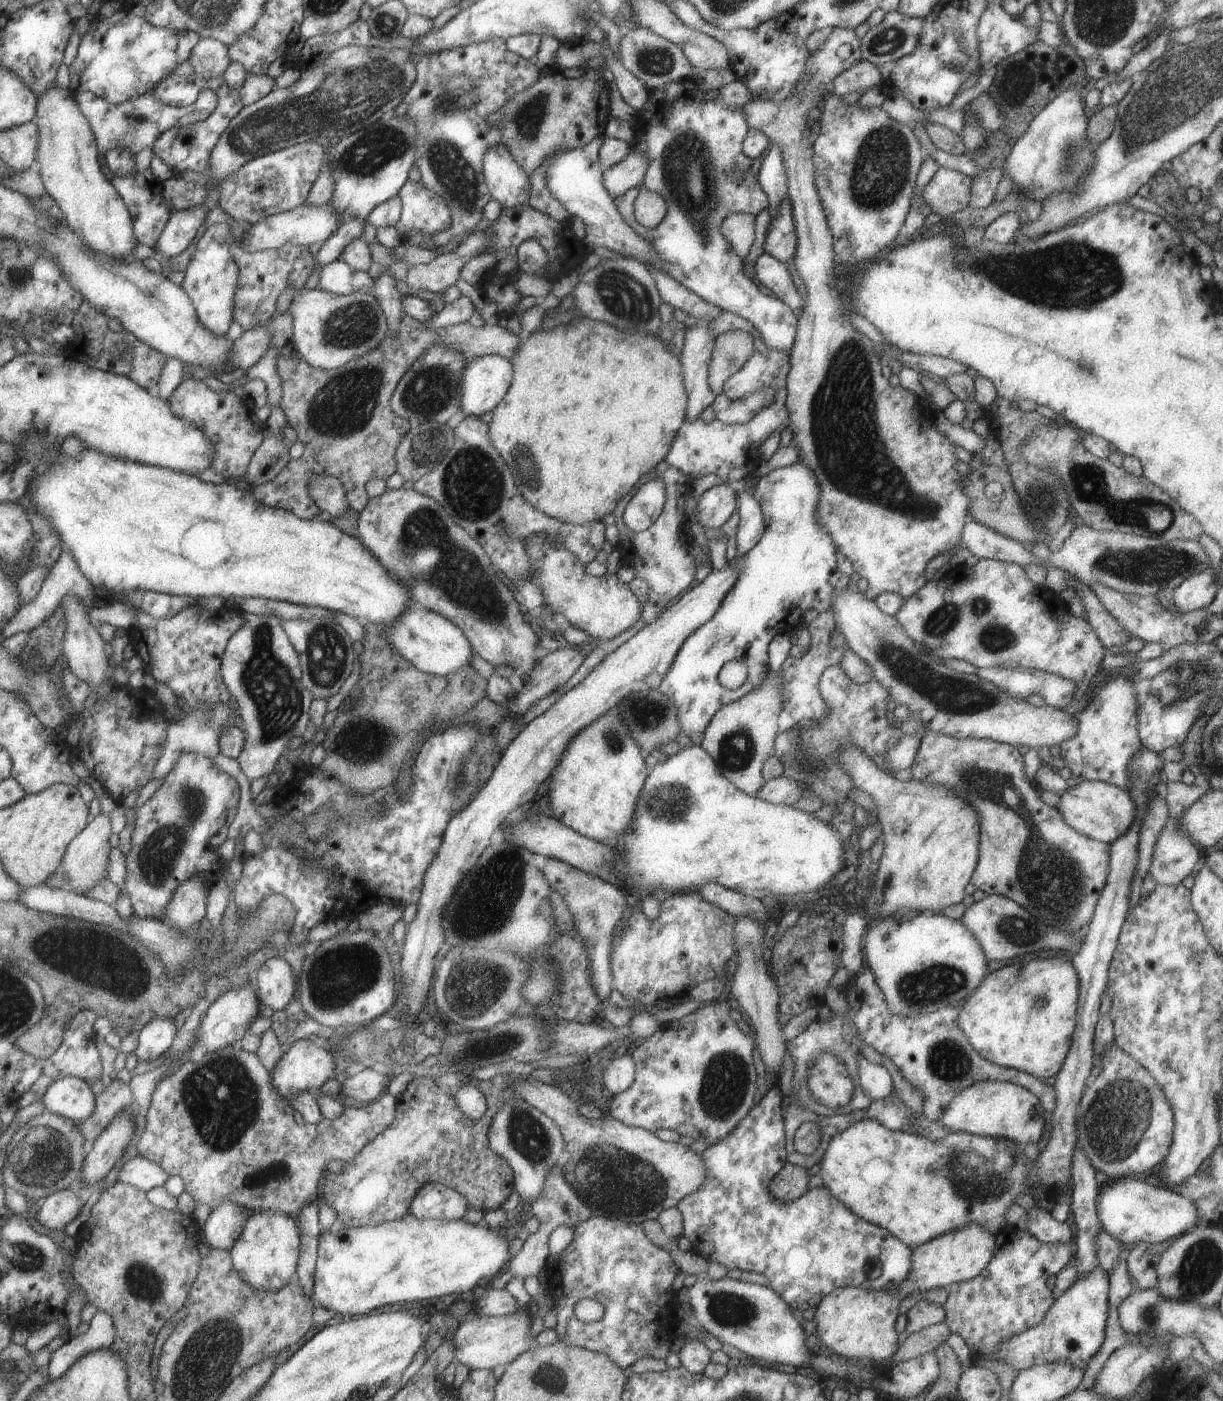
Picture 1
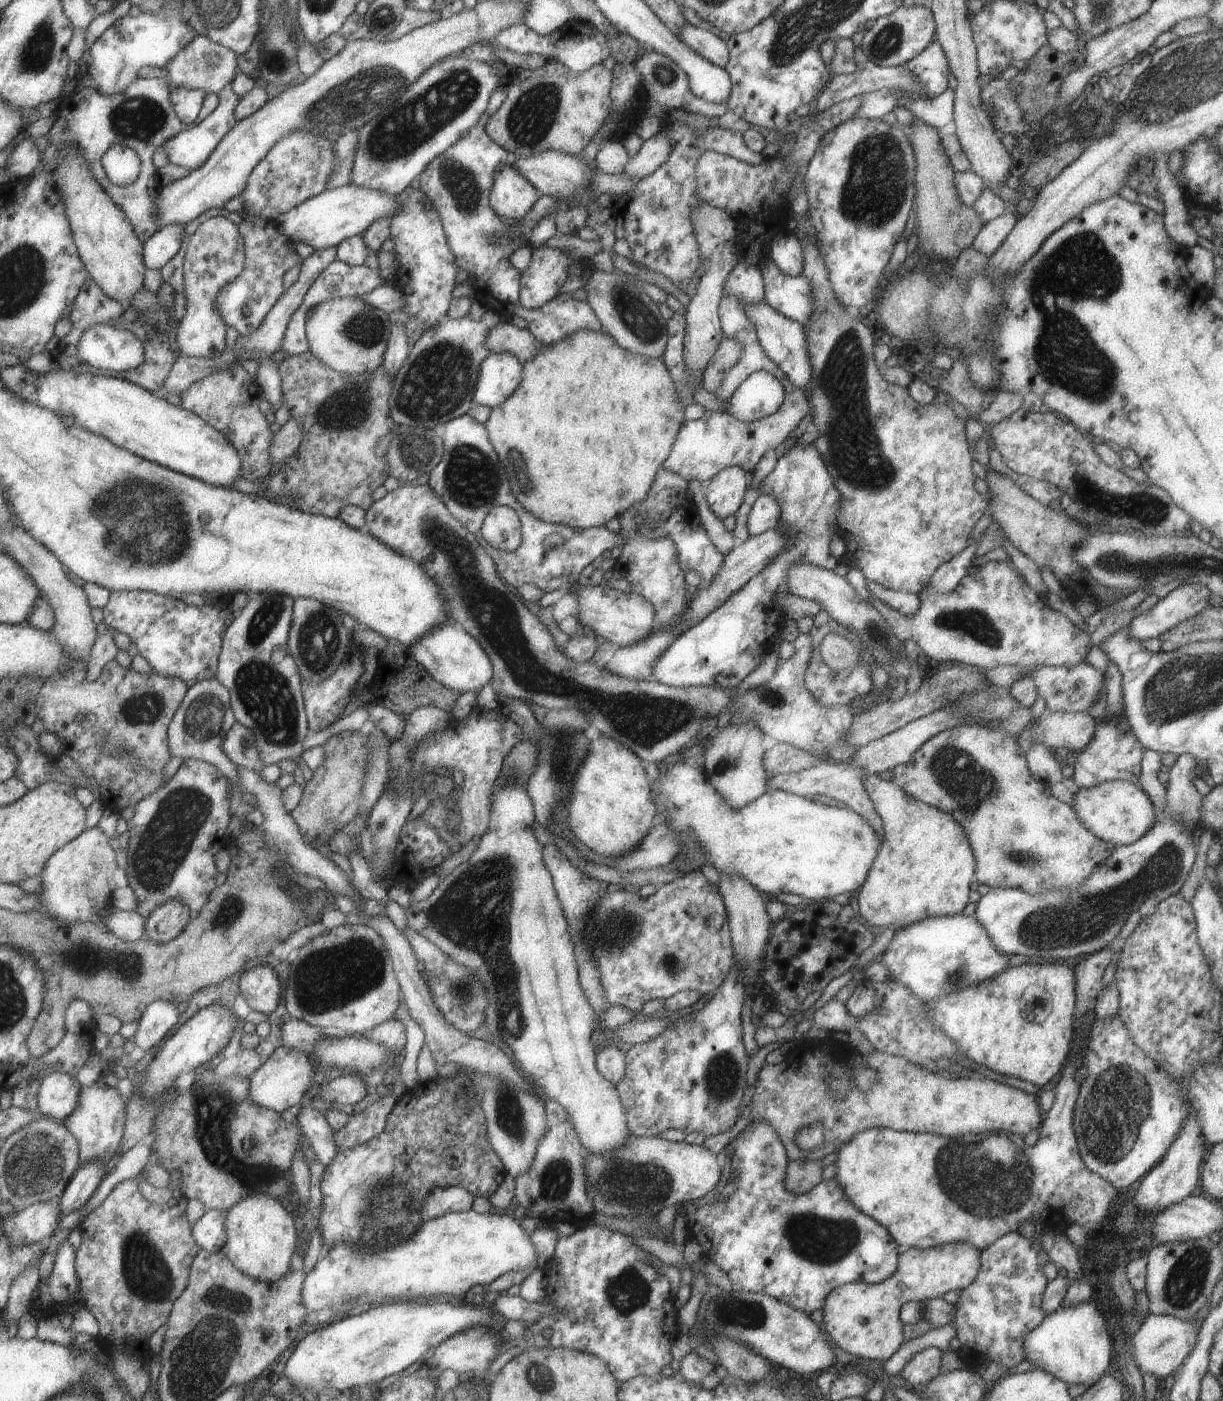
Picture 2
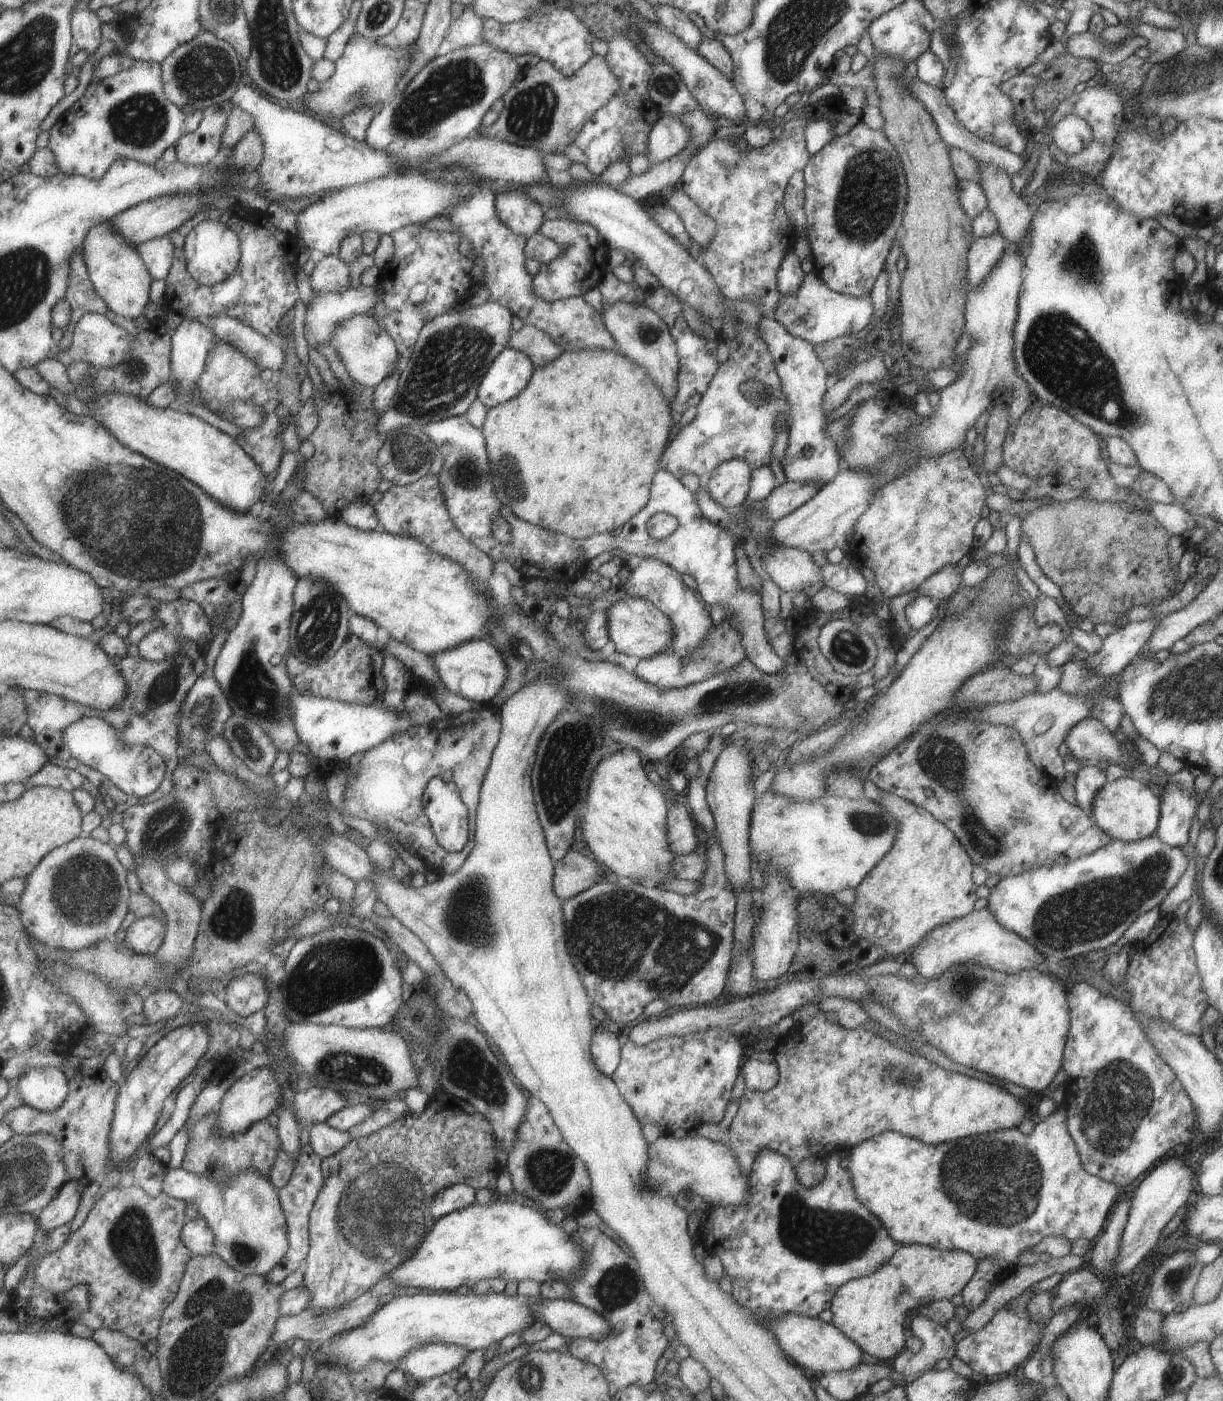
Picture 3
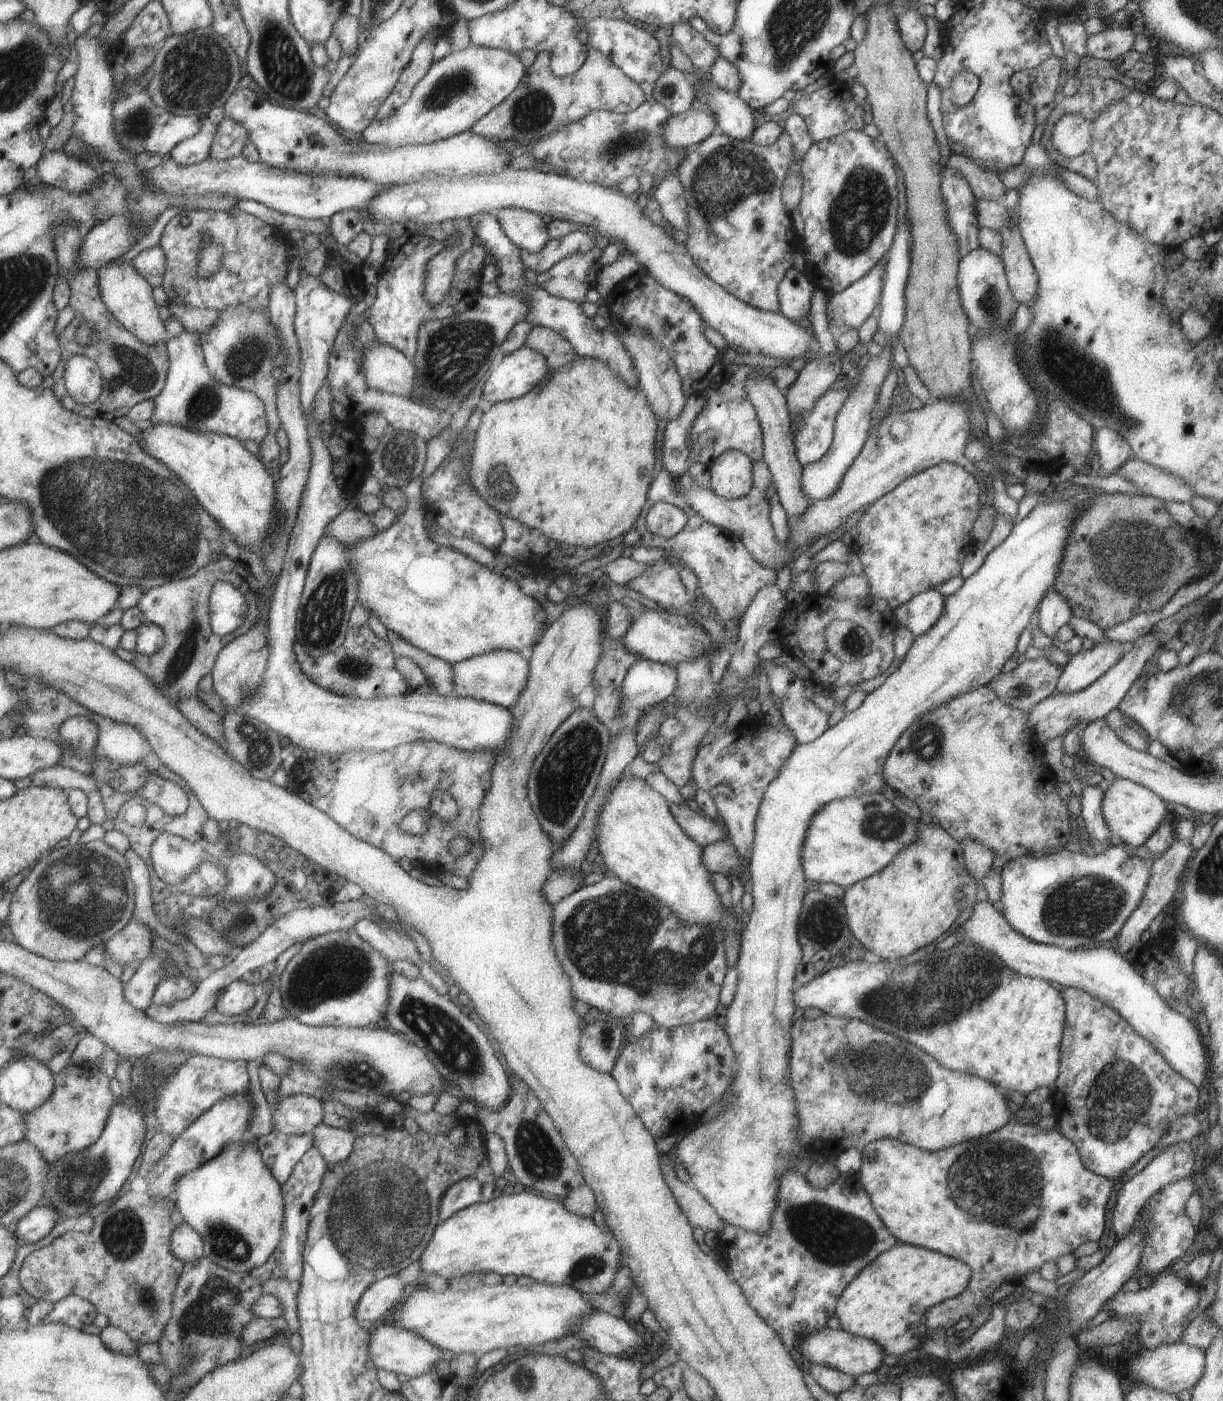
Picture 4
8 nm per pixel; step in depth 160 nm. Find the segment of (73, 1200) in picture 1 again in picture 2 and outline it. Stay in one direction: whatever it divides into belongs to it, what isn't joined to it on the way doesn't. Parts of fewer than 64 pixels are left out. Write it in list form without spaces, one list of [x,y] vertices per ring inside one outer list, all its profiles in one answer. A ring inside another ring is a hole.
[[[54,1200],[14,1211],[2,1224],[11,1242],[16,1246],[26,1245],[48,1240],[58,1230],[64,1216],[61,1202]]]

